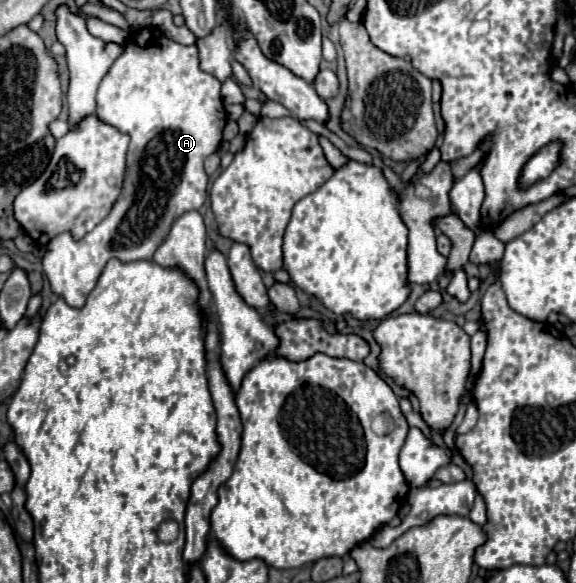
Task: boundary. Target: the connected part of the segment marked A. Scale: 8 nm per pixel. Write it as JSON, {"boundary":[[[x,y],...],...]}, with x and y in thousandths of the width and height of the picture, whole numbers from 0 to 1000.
{"boundary":[[[267,45],[226,62],[219,86],[198,103],[167,161],[170,202],[229,237],[215,322],[194,364],[139,415],[111,398],[83,419],[73,456],[97,508],[142,528],[191,443],[219,453],[264,446],[302,374],[354,350],[361,319],[354,271],[378,257],[392,213],[382,148],[344,113],[337,79],[299,72]]]}

